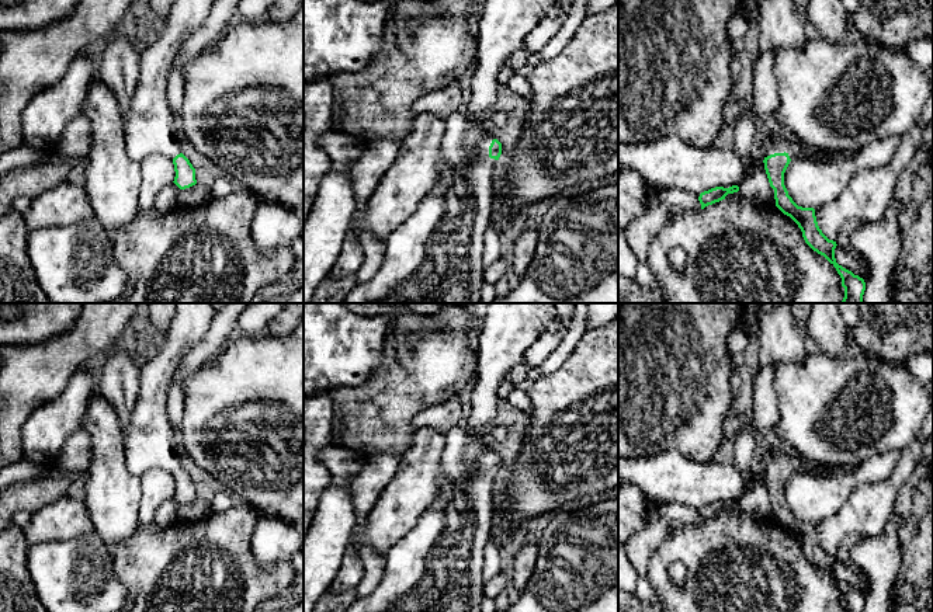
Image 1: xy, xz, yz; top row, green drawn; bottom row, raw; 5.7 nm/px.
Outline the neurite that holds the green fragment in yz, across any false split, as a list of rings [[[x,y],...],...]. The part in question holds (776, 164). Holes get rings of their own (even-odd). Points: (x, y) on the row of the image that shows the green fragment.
[[[773,117],[766,119],[766,124],[770,128],[771,135],[764,140],[766,157],[763,163],[770,187],[774,189],[776,206],[798,225],[805,243],[836,268],[842,278],[842,286],[844,288],[842,303],[864,303],[864,279],[836,262],[835,248],[837,244],[836,241],[829,240],[819,229],[815,209],[798,206],[788,195],[784,185],[784,173],[792,159],[835,161],[852,157],[853,154],[839,156],[814,150],[798,142],[794,136],[784,133]]]

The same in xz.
[[[464,112],[445,118],[443,136],[443,163],[433,188],[420,201],[417,209],[385,239],[384,261],[377,274],[350,291],[343,303],[481,303],[483,285],[483,233],[493,223],[495,184],[502,143],[483,132],[474,150],[465,146],[471,121]]]

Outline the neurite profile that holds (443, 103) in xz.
[[[455,80],[447,87],[419,98],[413,104],[412,109],[416,115],[426,112],[445,119],[451,114],[458,111],[461,101],[462,101],[462,88],[459,80]]]

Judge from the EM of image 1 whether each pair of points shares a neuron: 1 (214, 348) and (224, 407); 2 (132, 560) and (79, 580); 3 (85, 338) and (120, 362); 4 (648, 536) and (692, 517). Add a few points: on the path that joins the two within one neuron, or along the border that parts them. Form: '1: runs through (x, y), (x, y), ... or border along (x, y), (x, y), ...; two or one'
1: border along (235, 333), (226, 348), (217, 358), (187, 378); two
2: border along (111, 550), (114, 574), (129, 591); two
3: border along (121, 343), (107, 355); two
4: runs through (659, 527), (670, 517), (680, 517); one

